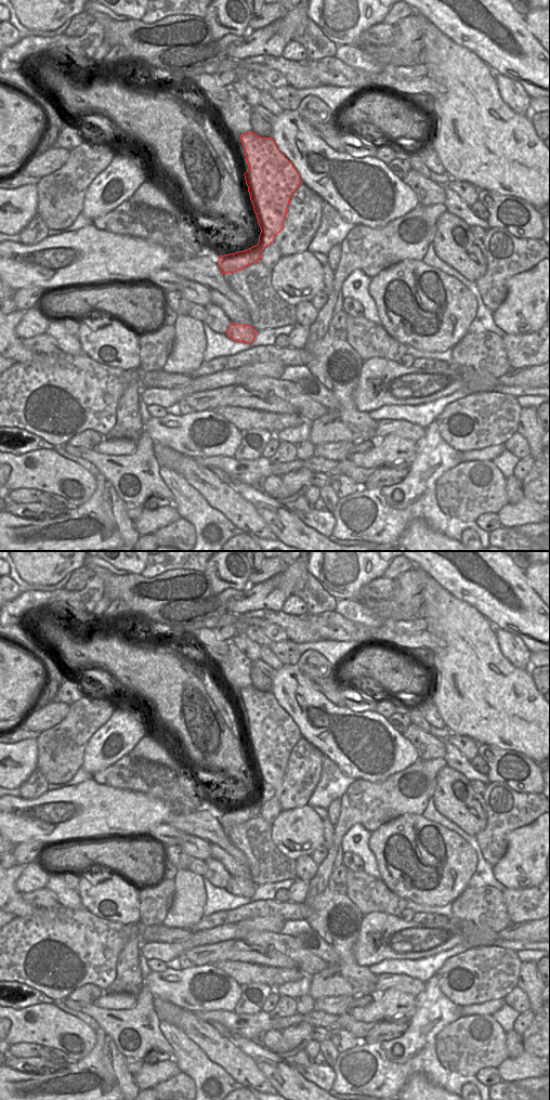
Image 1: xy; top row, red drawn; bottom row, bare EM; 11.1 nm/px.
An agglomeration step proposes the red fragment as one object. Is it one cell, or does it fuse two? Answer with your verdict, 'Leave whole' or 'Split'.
Split.

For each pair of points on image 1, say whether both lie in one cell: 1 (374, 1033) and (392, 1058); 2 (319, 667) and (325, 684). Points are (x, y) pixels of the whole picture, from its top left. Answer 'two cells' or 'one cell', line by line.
1: two cells
2: two cells

